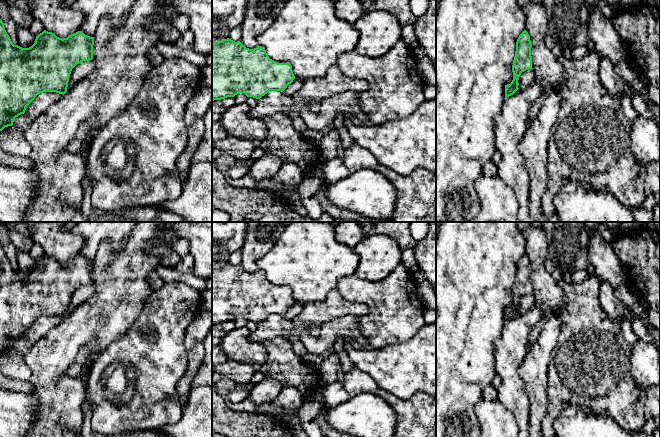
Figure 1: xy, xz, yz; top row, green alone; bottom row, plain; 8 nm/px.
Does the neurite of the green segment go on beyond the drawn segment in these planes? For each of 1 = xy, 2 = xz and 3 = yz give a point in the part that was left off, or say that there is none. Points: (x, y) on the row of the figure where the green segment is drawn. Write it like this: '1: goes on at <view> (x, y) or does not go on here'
1: does not go on here
2: does not go on here
3: does not go on here

